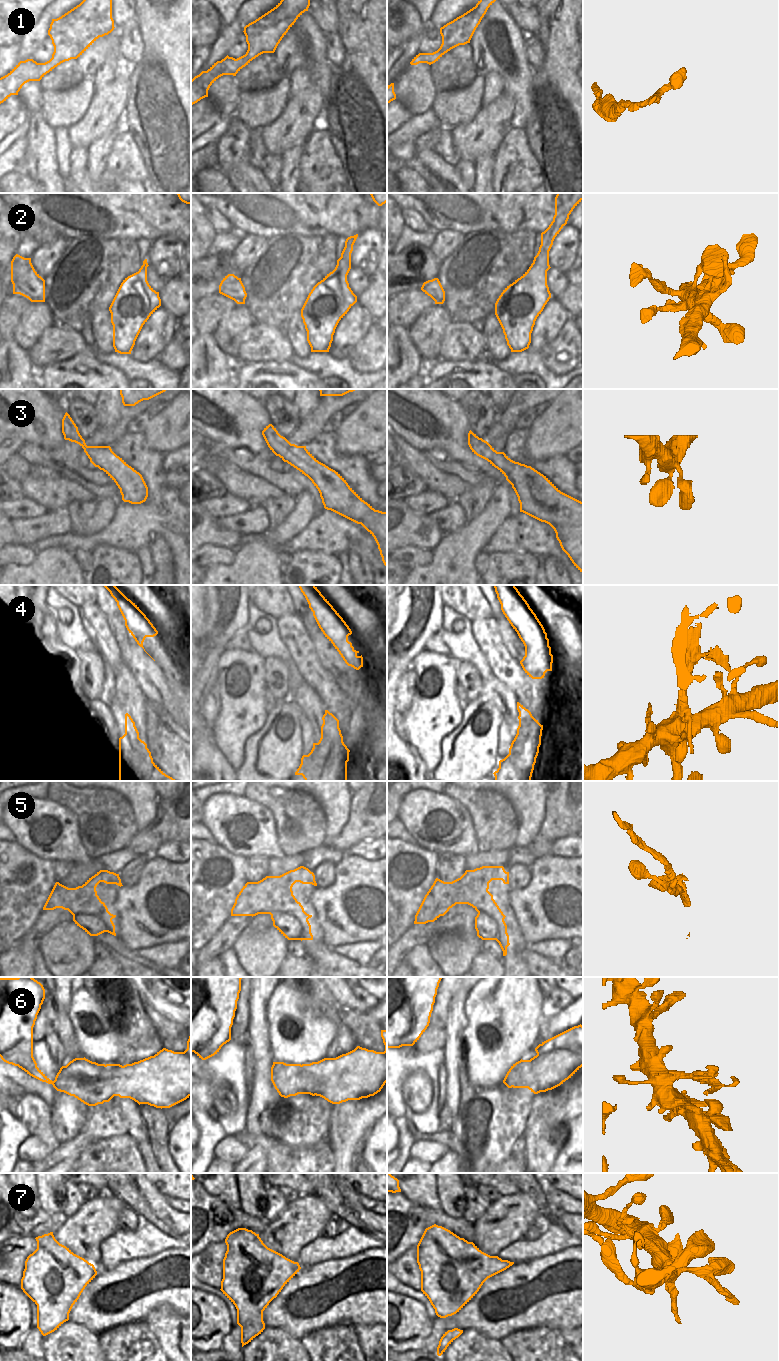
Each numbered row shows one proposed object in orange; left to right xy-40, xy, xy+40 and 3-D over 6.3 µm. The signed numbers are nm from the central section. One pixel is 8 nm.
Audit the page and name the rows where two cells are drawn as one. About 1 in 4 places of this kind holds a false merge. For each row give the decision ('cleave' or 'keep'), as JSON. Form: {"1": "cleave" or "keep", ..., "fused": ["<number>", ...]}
{"1": "keep", "2": "keep", "3": "keep", "4": "cleave", "5": "keep", "6": "cleave", "7": "keep", "fused": ["4", "6"]}

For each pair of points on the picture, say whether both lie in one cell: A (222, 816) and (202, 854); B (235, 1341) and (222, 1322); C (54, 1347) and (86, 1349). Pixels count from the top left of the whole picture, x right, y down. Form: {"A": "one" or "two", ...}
{"A": "two", "B": "two", "C": "one"}

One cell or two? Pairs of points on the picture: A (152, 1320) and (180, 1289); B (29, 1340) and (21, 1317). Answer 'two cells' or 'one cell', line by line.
A: two cells
B: two cells

